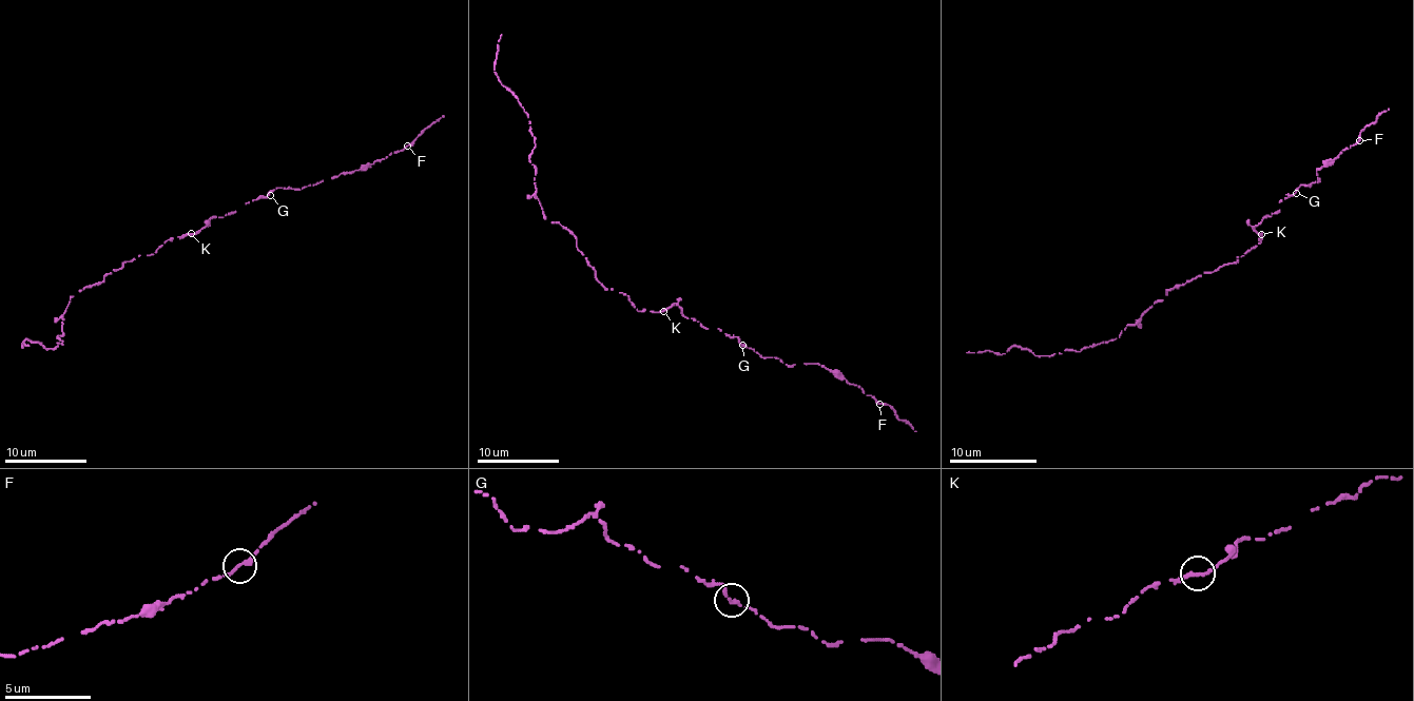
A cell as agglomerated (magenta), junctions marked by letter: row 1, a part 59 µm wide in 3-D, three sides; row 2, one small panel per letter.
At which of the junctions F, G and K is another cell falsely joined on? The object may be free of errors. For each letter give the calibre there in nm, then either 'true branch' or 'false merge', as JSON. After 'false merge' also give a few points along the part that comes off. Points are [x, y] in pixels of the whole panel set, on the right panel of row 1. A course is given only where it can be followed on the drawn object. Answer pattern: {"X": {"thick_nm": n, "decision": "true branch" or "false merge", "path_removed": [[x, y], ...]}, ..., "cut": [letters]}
{"F": {"thick_nm": 240, "decision": "true branch"}, "G": {"thick_nm": 220, "decision": "true branch"}, "K": {"thick_nm": 240, "decision": "true branch"}, "cut": []}

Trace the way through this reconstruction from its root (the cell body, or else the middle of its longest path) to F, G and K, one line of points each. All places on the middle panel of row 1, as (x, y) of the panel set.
F: (628, 299), (639, 311), (676, 306), (705, 328), (719, 328), (785, 365), (824, 365), (879, 404)
G: (628, 299), (639, 311), (664, 311), (676, 306), (686, 317), (705, 328), (719, 328), (742, 345)
K: (628, 299), (639, 311), (664, 311)

